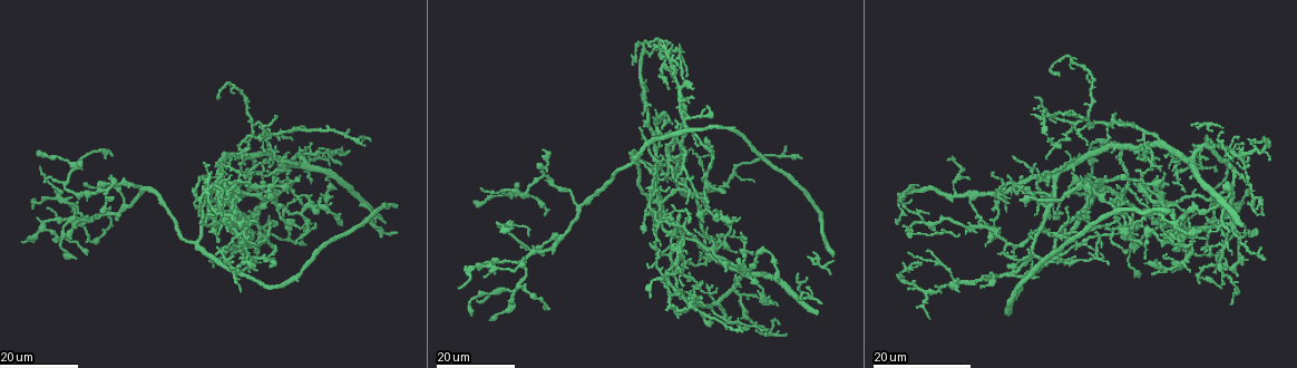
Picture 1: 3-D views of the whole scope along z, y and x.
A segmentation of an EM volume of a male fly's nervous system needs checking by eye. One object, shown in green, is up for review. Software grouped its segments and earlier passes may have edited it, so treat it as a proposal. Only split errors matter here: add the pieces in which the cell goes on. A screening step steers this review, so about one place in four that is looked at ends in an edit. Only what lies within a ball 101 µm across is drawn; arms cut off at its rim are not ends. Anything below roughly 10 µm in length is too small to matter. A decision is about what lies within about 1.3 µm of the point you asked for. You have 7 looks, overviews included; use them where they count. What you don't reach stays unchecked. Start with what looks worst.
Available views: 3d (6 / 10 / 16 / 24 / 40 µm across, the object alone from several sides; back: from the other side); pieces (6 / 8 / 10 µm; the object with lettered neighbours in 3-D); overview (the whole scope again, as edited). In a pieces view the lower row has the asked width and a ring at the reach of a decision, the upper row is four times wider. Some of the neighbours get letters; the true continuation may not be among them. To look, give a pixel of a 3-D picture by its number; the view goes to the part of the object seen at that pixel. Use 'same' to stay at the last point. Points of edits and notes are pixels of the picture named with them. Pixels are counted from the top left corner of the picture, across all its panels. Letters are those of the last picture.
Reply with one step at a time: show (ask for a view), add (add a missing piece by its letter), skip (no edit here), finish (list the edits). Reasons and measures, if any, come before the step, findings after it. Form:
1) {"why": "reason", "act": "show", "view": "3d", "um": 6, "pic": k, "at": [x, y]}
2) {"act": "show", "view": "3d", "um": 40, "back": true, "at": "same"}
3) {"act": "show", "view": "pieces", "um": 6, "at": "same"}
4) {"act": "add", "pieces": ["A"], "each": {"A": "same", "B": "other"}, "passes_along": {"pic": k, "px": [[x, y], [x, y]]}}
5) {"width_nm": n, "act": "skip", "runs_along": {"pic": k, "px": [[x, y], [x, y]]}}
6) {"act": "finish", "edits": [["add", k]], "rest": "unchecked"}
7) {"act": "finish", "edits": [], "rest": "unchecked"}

{"act": "show", "view": "3d", "um": 24, "pic": 1, "at": [1020, 200]}

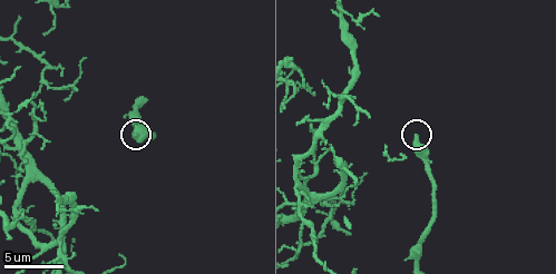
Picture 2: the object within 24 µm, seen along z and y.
{"act": "show", "view": "pieces", "um": 6, "pic": 2, "at": [415, 137]}

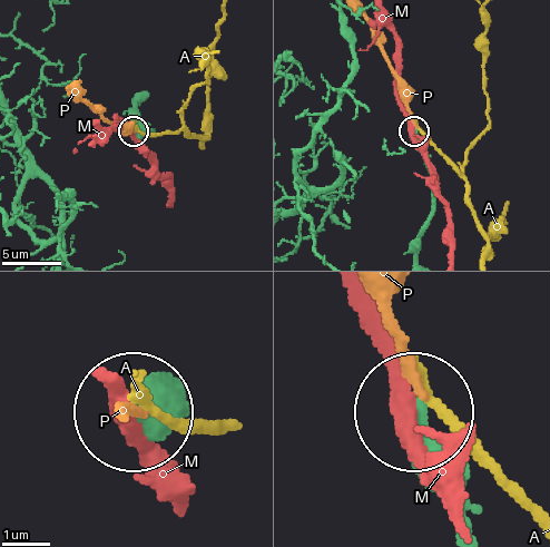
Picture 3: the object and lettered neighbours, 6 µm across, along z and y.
{"act": "add", "pieces": ["P"], "each": {"A": "other", "M": "other", "P": "same"}, "passes_along": {"pic": 3, "px": [[185, 393], [129, 418]]}, "found": "it goes on there"}

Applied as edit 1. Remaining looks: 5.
{"why": "end of a long branch", "act": "show", "view": "3d", "um": 16, "pic": 1, "at": [655, 165]}

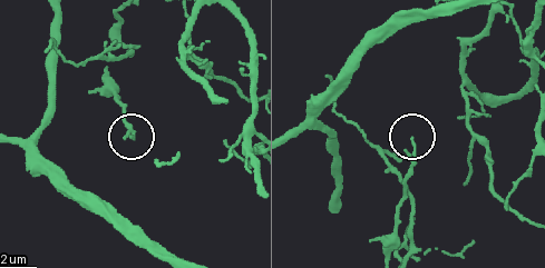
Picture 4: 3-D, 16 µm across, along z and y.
{"act": "show", "view": "pieces", "um": 8, "pic": 4, "at": [411, 140]}

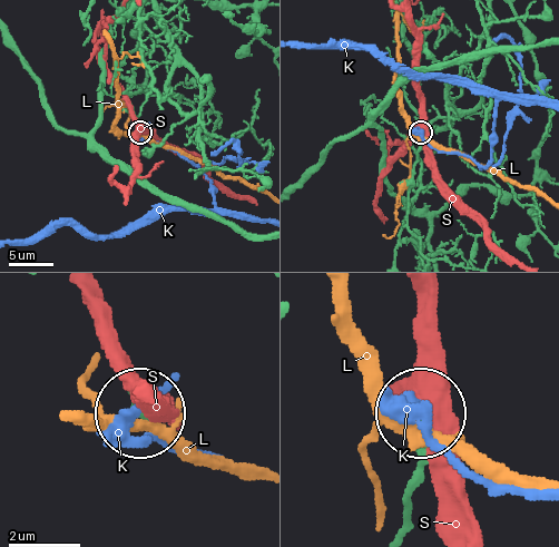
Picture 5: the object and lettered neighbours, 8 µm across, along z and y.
{"act": "skip", "each": {"K": "other", "L": "other", "S": "other"}, "found": "no lettered piece goes on from it"}

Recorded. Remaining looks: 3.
{"why": "end of a long branch", "act": "show", "view": "3d", "um": 24, "pic": 1, "at": [1097, 234]}

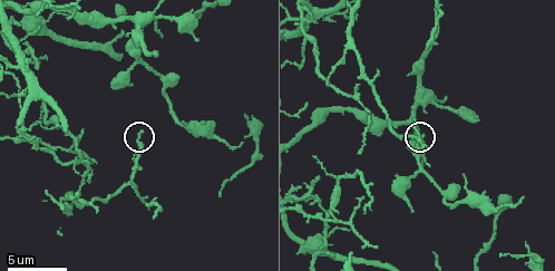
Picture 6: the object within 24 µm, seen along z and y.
{"act": "show", "view": "pieces", "um": 10, "pic": 6, "at": [421, 136]}

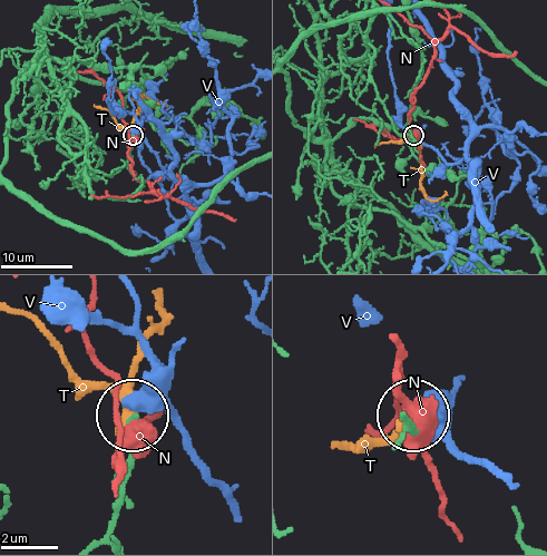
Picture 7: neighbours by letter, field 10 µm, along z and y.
{"width_nm": 130, "act": "skip", "each": {"N": "other", "T": "other", "V": "other"}, "found": "none of them fits"}

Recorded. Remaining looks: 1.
{"act": "finish", "edits": [["add", 3]], "rest": "unchecked"}

